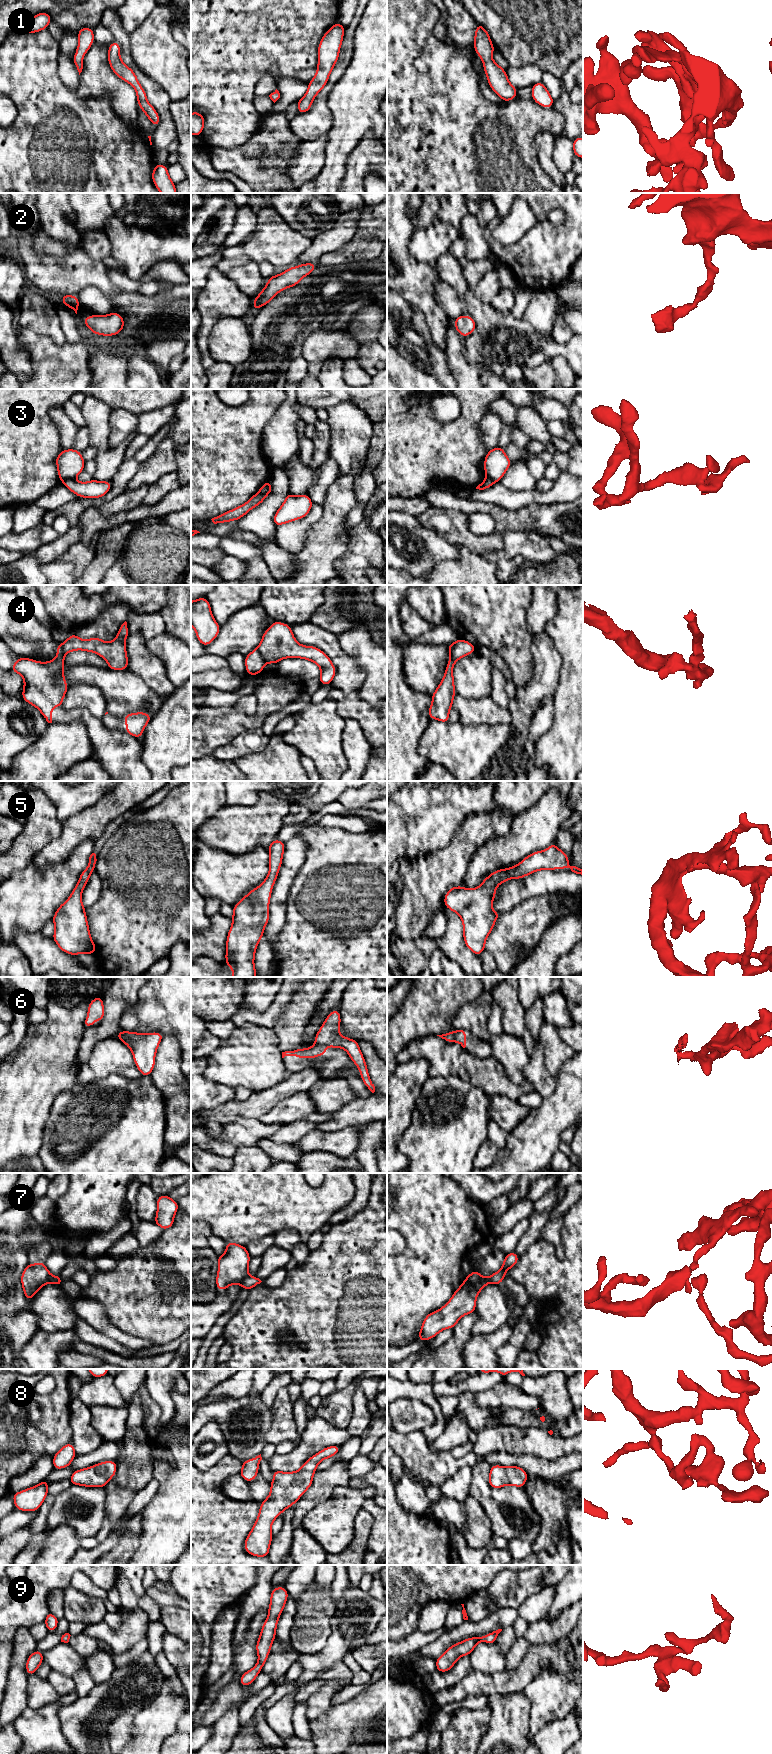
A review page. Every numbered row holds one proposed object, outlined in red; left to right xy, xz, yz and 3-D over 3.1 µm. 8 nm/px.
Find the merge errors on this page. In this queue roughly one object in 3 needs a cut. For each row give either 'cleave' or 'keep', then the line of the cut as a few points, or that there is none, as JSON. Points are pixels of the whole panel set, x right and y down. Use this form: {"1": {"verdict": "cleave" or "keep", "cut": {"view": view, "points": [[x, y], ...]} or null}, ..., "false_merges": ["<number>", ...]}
{"1": {"verdict": "keep", "cut": null}, "2": {"verdict": "keep", "cut": null}, "3": {"verdict": "cleave", "cut": {"view": "xy", "points": [[73, 478], [61, 481]]}}, "4": {"verdict": "cleave", "cut": {"view": "xz", "points": [[256, 648], [265, 662]]}}, "5": {"verdict": "keep", "cut": null}, "6": {"verdict": "cleave", "cut": {"view": "xz", "points": [[315, 1043], [325, 1046]]}}, "7": {"verdict": "cleave", "cut": {"view": "xz", "points": [[248, 1275], [240, 1283]]}}, "8": {"verdict": "keep", "cut": null}, "9": {"verdict": "keep", "cut": null}, "false_merges": ["3", "4", "6", "7"]}

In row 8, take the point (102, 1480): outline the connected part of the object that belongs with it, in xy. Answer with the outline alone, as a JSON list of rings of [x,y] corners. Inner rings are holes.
[[[104,1461],[74,1471],[69,1480],[71,1485],[105,1488],[107,1482],[115,1476],[116,1469],[116,1461]]]

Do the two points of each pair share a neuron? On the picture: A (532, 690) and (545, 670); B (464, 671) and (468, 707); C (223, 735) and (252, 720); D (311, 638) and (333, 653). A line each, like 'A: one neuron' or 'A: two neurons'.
A: one neuron
B: two neurons
C: one neuron
D: one neuron

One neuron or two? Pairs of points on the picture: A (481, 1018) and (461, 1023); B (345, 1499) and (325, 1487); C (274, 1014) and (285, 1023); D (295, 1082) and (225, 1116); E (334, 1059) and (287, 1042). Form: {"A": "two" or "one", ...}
{"A": "one", "B": "two", "C": "two", "D": "one", "E": "two"}

